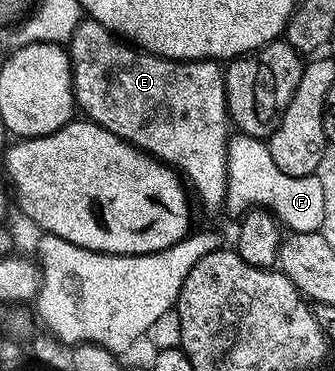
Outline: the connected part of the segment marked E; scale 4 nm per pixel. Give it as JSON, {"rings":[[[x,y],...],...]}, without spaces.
{"rings":[[[91,19],[80,22],[66,48],[72,60],[72,89],[76,93],[79,112],[135,149],[171,165],[186,182],[195,200],[197,197],[208,209],[220,209],[227,195],[227,149],[230,138],[225,70],[215,60],[174,61],[170,57],[160,57],[133,47],[111,29]]]}

